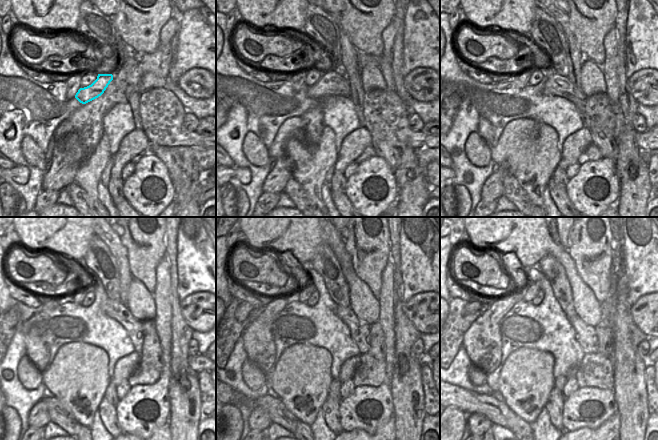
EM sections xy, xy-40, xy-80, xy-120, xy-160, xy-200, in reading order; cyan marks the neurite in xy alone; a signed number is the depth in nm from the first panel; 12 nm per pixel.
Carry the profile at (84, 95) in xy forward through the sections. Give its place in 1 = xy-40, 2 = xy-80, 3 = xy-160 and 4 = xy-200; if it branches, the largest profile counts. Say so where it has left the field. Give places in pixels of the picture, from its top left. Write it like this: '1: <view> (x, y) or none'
1: xy-40 (331, 83)
2: xy-80 (557, 85)
3: xy-160 (359, 333)
4: xy-200 (587, 337)

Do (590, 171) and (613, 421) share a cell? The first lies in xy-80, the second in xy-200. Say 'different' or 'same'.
different

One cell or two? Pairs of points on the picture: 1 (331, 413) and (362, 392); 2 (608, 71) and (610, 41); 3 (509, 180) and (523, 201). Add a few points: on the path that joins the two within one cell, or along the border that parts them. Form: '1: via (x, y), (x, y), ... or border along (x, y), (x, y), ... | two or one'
1: border along (338, 402), (338, 419), (343, 429) | two
2: via (610, 64), (610, 48) | one
3: via (511, 185), (512, 190), (518, 196) | one

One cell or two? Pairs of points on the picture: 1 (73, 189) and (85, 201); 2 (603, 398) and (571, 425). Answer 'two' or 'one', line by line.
1: one
2: one

